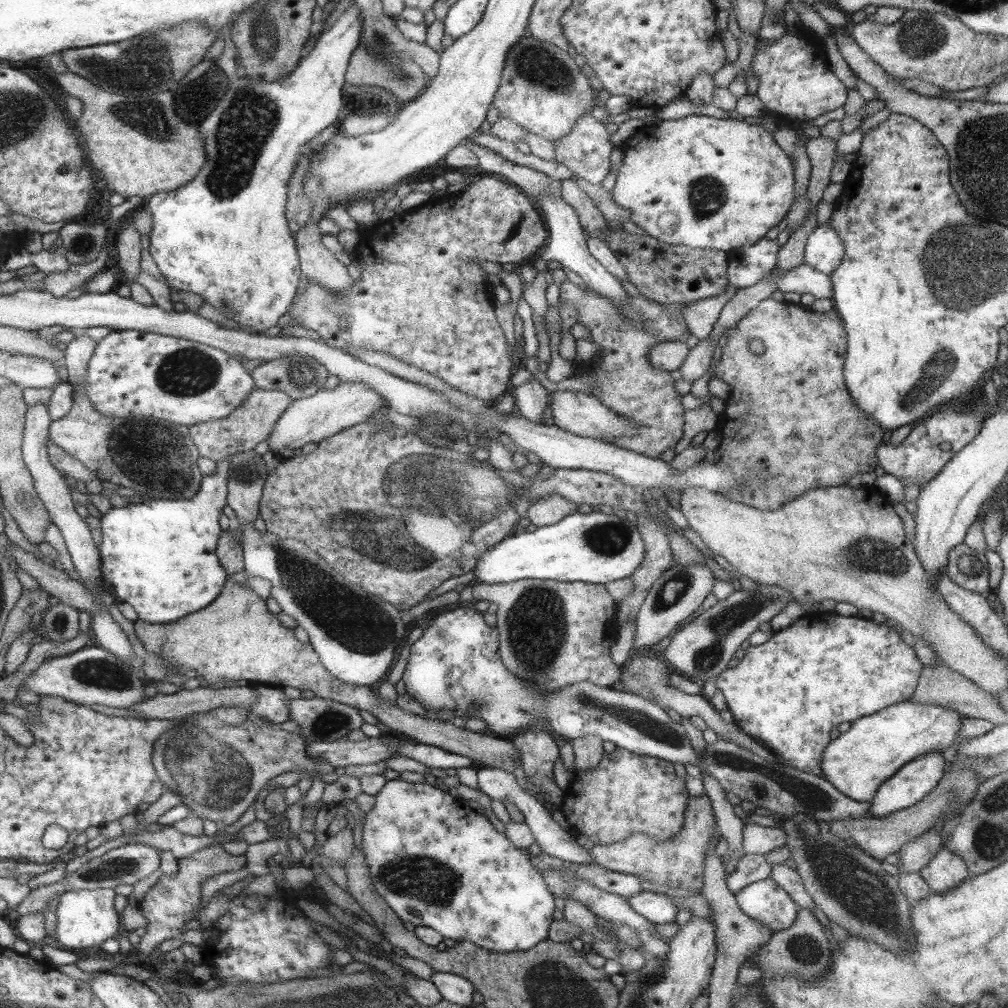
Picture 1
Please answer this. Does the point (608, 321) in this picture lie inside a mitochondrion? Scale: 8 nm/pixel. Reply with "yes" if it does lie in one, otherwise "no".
yes

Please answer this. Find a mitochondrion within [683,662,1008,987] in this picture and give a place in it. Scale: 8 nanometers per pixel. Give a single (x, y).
(843, 878)

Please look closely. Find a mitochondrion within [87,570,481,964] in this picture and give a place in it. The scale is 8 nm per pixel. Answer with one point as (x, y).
(213, 776)

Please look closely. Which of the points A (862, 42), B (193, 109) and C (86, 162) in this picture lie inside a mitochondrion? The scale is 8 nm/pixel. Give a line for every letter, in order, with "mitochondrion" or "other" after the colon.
A: other
B: mitochondrion
C: other

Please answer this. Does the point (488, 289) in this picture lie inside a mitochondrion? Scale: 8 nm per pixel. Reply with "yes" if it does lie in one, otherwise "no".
no

